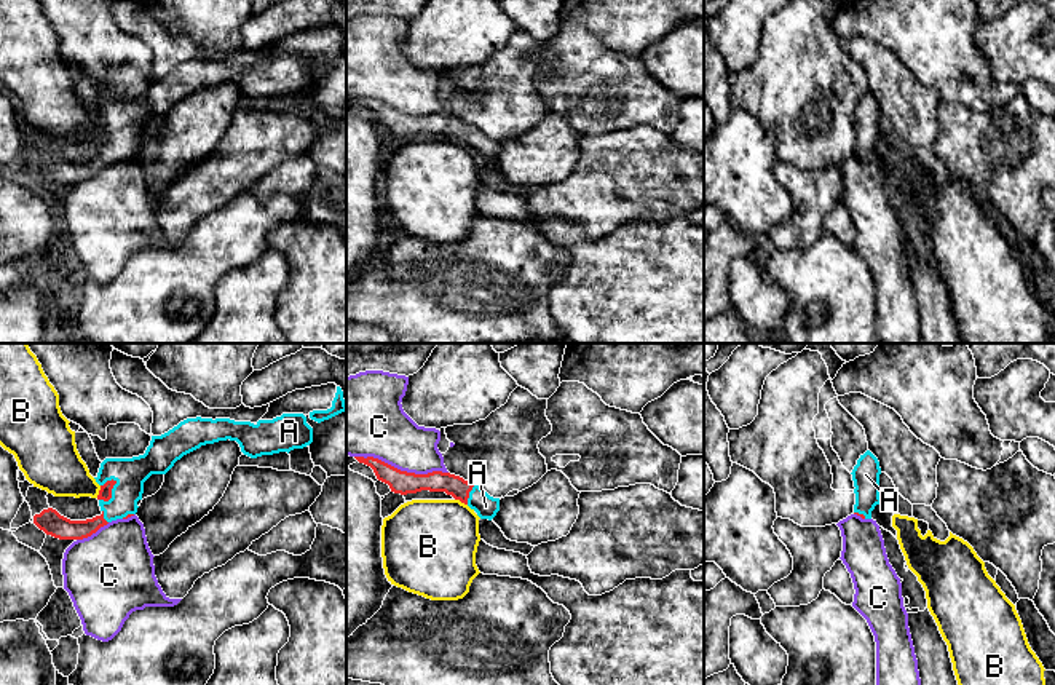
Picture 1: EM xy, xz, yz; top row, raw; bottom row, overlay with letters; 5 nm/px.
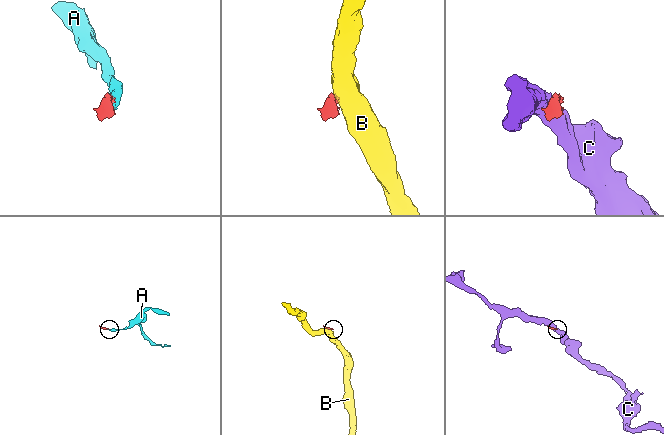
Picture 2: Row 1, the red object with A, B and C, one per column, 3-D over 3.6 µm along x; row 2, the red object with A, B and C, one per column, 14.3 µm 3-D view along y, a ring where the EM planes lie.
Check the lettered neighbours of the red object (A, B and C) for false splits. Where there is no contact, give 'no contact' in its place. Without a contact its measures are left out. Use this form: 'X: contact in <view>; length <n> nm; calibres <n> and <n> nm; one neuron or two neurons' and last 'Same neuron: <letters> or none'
A: contact in xy; length 140 nm; calibres 60 and 160 nm; one neuron
B: contact in xy; length 70 nm; calibres 60 and 260 nm; two neurons
C: contact in xz; length 480 nm; calibres 120 and 300 nm; two neurons
Same neuron: A

